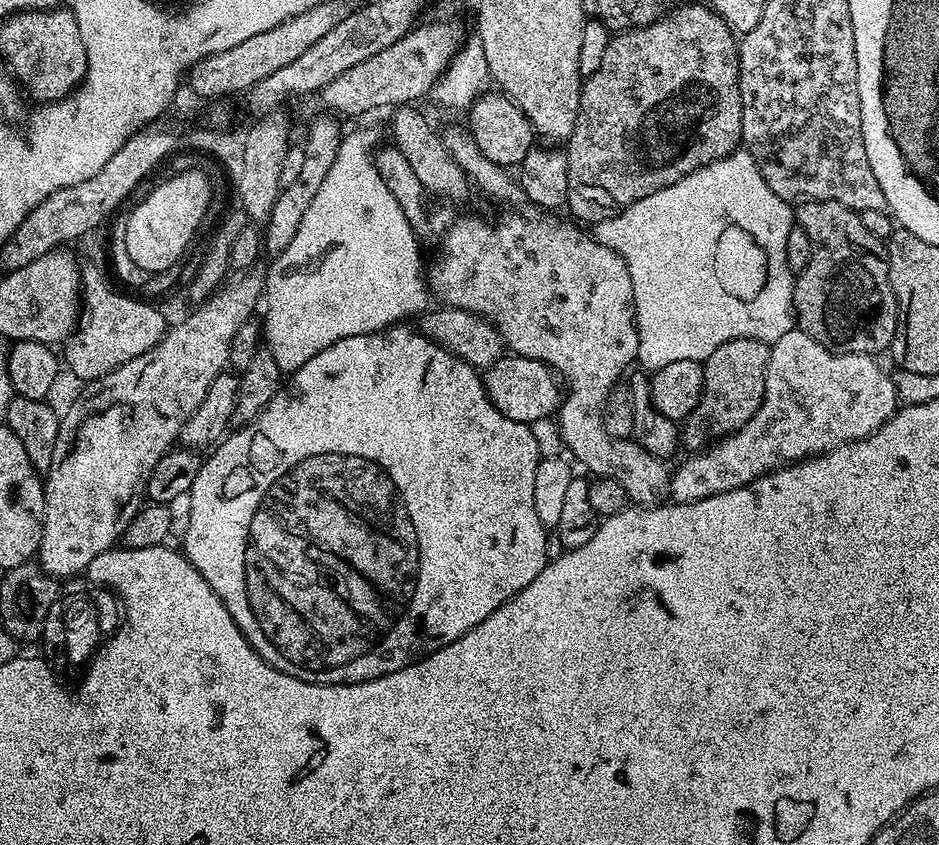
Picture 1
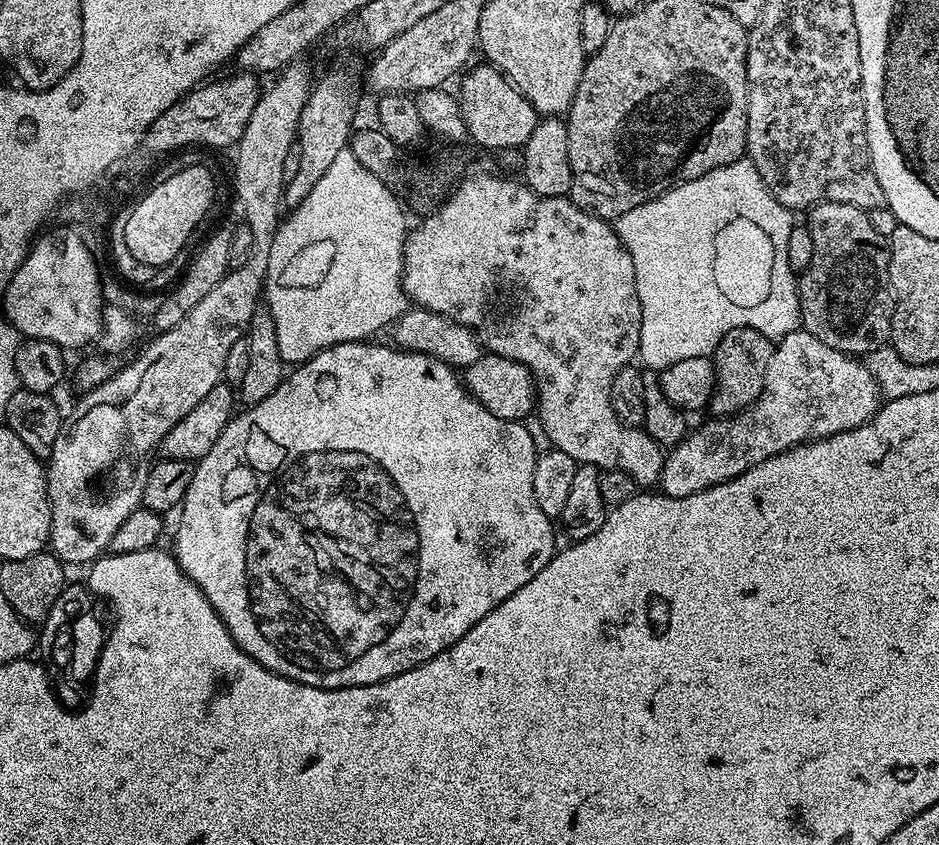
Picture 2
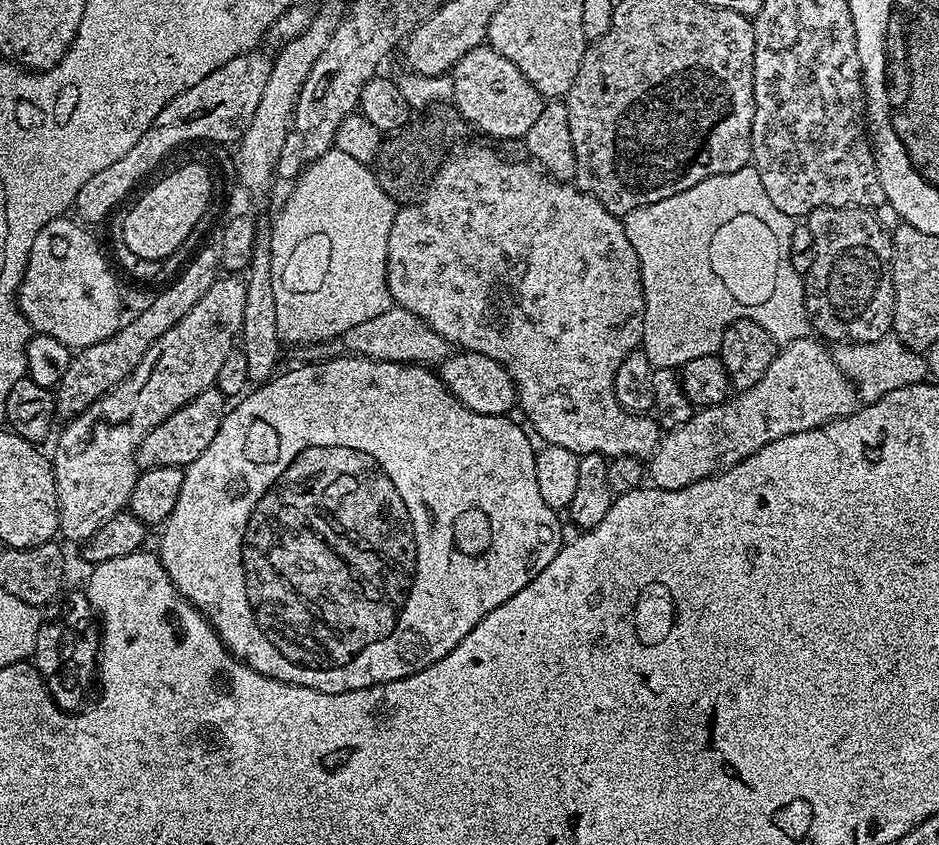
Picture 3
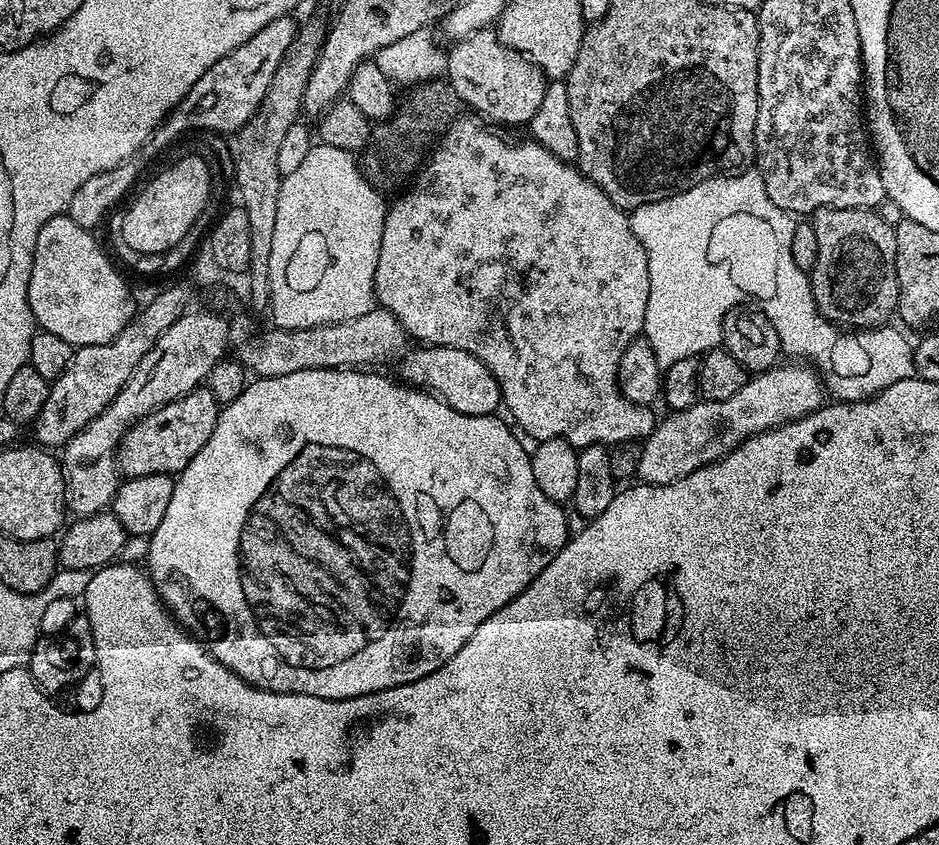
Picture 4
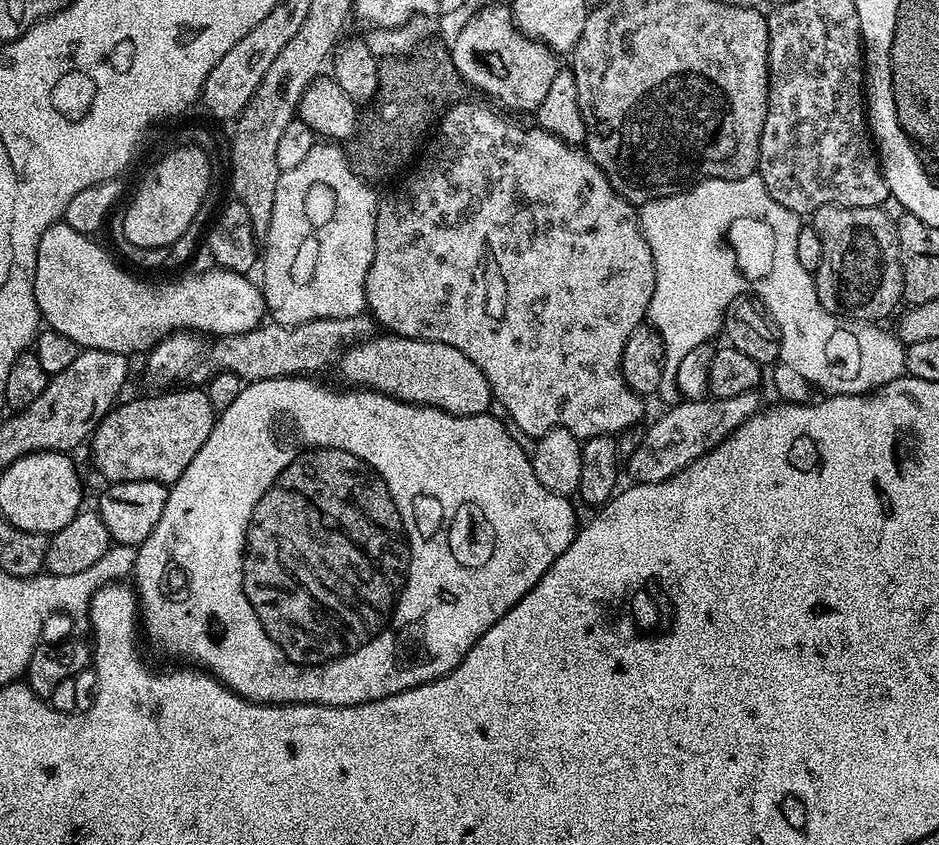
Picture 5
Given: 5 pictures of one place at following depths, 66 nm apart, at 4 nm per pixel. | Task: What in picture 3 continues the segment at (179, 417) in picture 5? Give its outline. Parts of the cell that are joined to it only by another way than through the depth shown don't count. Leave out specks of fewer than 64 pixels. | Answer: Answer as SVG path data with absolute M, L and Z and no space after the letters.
M214 386L202 390L198 398L186 402L182 410L174 410L174 414L166 418L166 422L154 426L154 430L150 430L146 438L142 438L136 451L137 465L141 469L158 466L187 468L194 462L194 458L198 458L198 454L202 454L202 450L206 450L206 446L210 446L210 442L214 442L214 434L218 434L218 426L222 426L225 411L226 397L219 390Z

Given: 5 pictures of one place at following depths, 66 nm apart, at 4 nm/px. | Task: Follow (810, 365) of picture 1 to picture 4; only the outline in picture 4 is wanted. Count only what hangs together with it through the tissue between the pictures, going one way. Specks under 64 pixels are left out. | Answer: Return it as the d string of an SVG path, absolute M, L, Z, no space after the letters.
M804 362L777 363L775 368L755 373L742 386L742 390L738 390L738 394L732 395L731 398L725 400L701 399L686 410L668 414L665 420L663 417L642 442L642 459L638 462L636 476L645 484L672 484L675 480L686 478L686 474L699 468L705 468L707 464L712 464L715 460L721 460L723 456L730 455L751 436L757 436L759 432L777 428L792 420L817 412L819 408L824 407L825 403L826 384L815 367Z

